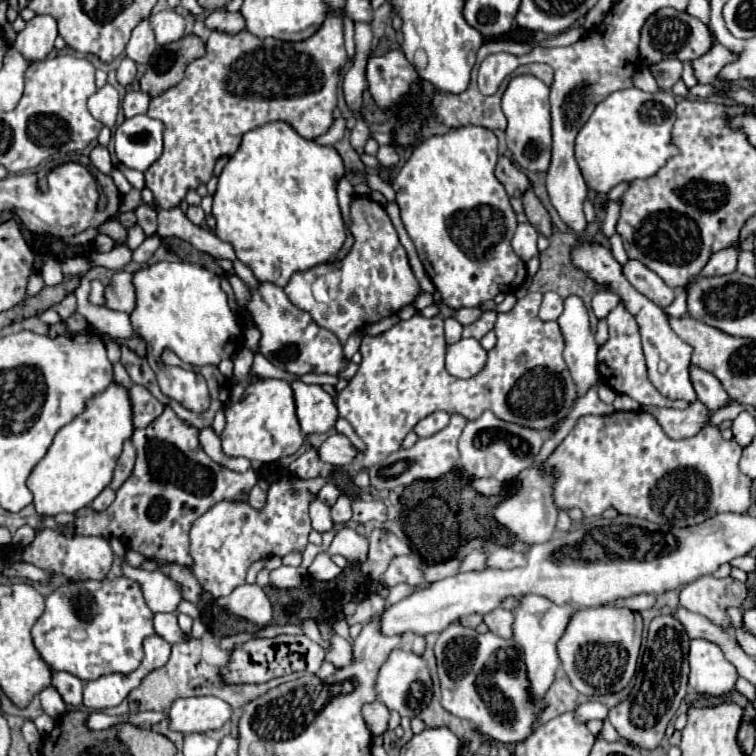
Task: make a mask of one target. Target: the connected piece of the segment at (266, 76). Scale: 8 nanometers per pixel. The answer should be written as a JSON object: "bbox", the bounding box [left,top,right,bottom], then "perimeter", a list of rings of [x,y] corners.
{"bbox":[144,16,346,210],"perimeter":[[[328,16],[324,26],[304,42],[260,40],[248,30],[238,34],[214,30],[206,42],[206,56],[198,58],[186,68],[186,76],[180,84],[150,100],[148,116],[164,124],[164,152],[144,174],[146,186],[152,190],[158,206],[164,210],[180,206],[188,190],[196,190],[200,184],[206,184],[212,178],[214,164],[220,156],[230,156],[238,150],[242,136],[248,130],[282,120],[288,122],[302,138],[312,140],[326,134],[334,122],[332,112],[336,108],[336,88],[346,62],[344,28],[342,18],[338,16]]]}

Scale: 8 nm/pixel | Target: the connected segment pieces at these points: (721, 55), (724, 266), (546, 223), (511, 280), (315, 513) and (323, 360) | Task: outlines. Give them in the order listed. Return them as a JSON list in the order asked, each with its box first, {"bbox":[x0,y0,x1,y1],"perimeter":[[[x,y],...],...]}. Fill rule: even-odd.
[{"bbox":[692,44,736,84],"perimeter":[[[714,44],[704,56],[692,62],[698,84],[712,84],[718,78],[718,72],[732,60],[736,60],[736,54],[732,54],[730,50],[726,50],[720,44]]]},{"bbox":[696,248,738,280],"perimeter":[[[738,248],[736,250],[720,250],[716,252],[708,264],[702,268],[702,272],[696,276],[696,280],[700,278],[708,278],[708,276],[724,276],[724,274],[732,274],[736,270],[736,258],[738,258]]]},{"bbox":[522,190,552,238],"perimeter":[[[528,190],[524,196],[522,196],[522,202],[524,202],[524,212],[526,212],[526,218],[528,222],[546,238],[550,238],[552,234],[552,220],[550,220],[550,214],[548,210],[542,206],[542,202],[538,200],[538,196]]]},{"bbox":[392,126,528,308],"perimeter":[[[460,126],[422,140],[392,180],[402,222],[418,250],[426,274],[442,296],[442,304],[472,308],[496,294],[516,292],[528,272],[510,246],[516,214],[504,186],[494,176],[498,138],[484,126]]]},{"bbox":[310,502,334,534],"perimeter":[[[312,502],[310,506],[310,518],[312,518],[312,528],[320,534],[328,532],[334,528],[332,516],[330,516],[330,508],[324,506],[322,502]]]},{"bbox":[248,282,348,376],"perimeter":[[[262,282],[260,290],[252,290],[248,312],[256,328],[262,332],[258,352],[264,354],[274,366],[296,376],[302,376],[308,372],[338,376],[348,366],[340,340],[330,330],[324,330],[322,326],[318,326],[308,312],[296,308],[288,300],[284,290],[278,288],[276,284]]]}]

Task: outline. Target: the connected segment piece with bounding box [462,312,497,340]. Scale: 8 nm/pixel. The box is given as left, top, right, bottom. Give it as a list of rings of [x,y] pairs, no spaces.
[[[484,312],[476,322],[472,322],[472,324],[468,324],[466,328],[464,328],[464,332],[462,332],[462,336],[464,338],[478,338],[480,340],[480,336],[484,336],[486,332],[490,332],[492,330],[492,326],[494,326],[494,322],[496,322],[497,312]]]

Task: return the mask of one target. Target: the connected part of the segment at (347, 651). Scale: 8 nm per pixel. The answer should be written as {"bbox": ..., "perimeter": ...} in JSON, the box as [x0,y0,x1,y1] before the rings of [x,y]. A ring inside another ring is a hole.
{"bbox":[318,622,352,668],"perimeter":[[[318,622],[318,626],[320,626],[320,632],[322,632],[322,638],[332,644],[332,648],[326,652],[328,662],[332,662],[338,668],[344,668],[344,666],[352,664],[352,644],[348,640],[340,638],[338,634],[334,634],[330,630],[328,622]]]}

